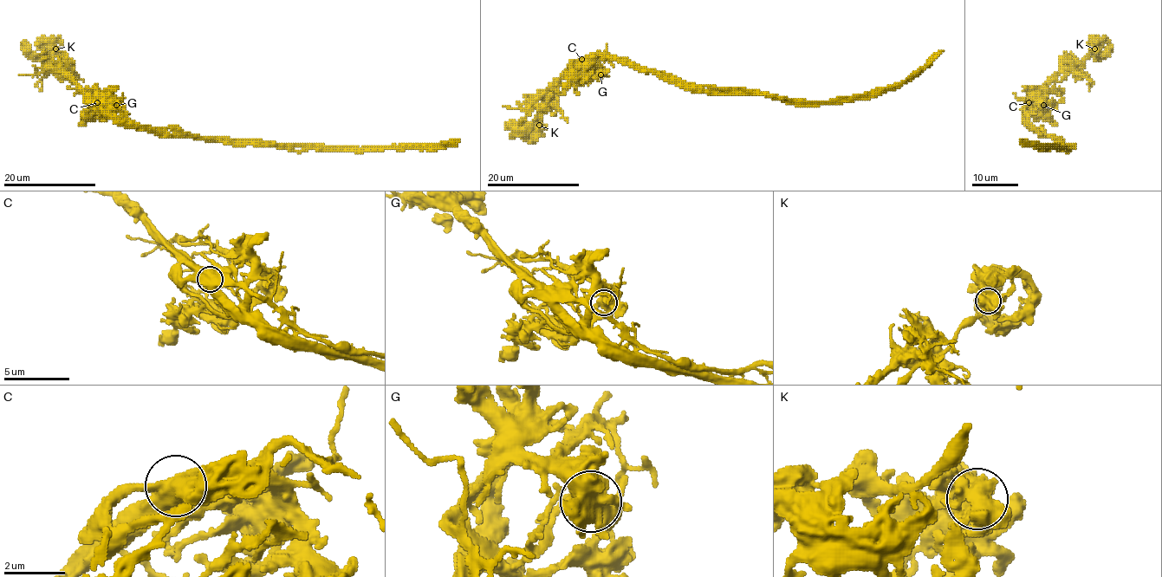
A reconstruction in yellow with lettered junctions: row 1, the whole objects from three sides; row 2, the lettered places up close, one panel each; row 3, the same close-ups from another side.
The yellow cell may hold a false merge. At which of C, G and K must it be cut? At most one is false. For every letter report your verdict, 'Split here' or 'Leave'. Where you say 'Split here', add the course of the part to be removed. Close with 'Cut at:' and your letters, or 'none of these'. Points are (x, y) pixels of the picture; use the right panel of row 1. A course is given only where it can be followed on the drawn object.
C: Split here. Course of the part to remove: (1028, 103), (1022, 107), (1028, 124), (1032, 128), (1042, 129), (1057, 145), (1070, 150), (1022, 146)
G: Leave
K: Leave
Cut at: C

